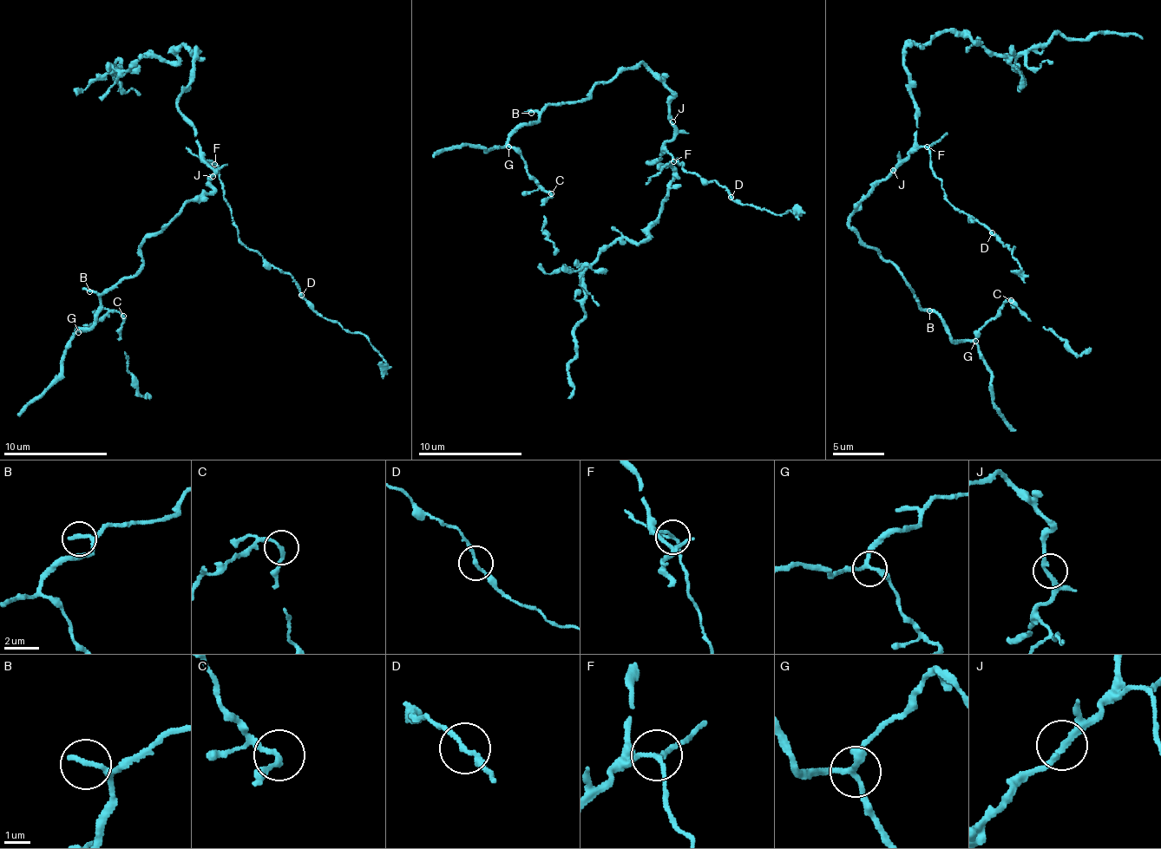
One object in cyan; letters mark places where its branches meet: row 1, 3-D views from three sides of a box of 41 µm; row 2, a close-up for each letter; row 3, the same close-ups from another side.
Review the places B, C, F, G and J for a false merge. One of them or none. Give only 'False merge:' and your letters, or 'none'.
False merge: F

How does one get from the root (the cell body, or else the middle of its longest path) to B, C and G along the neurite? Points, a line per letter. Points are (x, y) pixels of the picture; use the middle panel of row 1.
B: (671, 125), (668, 102), (672, 95), (646, 65), (640, 64), (593, 88), (587, 98), (546, 104), (531, 113)
C: (671, 125), (672, 95), (640, 64), (593, 88), (587, 98), (551, 104), (508, 140), (524, 168), (551, 193)
G: (671, 125), (672, 95), (640, 64), (593, 88), (587, 98), (548, 106), (540, 117), (516, 131), (508, 146)

